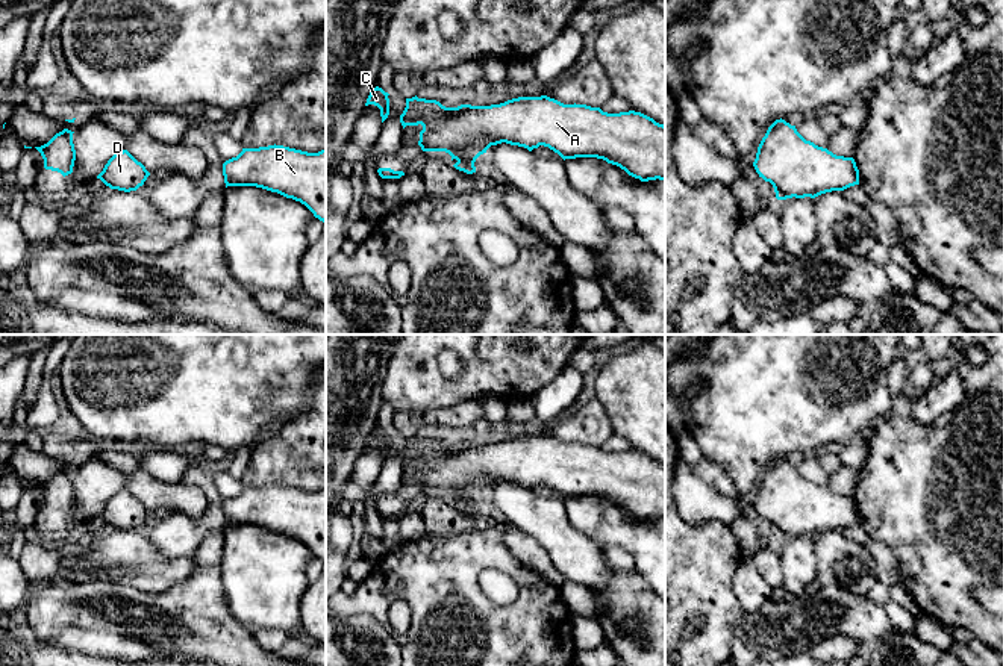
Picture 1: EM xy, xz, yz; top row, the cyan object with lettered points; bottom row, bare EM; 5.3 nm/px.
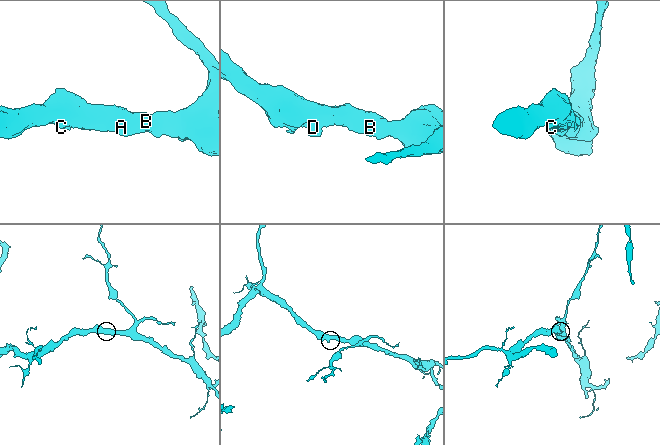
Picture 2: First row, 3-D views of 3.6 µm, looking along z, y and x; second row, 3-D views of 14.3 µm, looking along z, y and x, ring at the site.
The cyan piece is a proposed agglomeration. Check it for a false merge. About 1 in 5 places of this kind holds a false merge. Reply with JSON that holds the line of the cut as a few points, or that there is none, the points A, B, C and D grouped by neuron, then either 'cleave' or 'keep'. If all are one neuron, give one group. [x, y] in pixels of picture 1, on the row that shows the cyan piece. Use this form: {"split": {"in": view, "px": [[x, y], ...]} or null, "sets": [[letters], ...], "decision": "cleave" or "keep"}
{"split": null, "sets": [["A", "B", "C", "D"]], "decision": "keep"}

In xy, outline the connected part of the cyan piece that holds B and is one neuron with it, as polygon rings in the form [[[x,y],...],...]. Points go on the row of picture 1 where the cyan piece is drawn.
[[[283,145],[242,148],[242,151],[223,163],[227,186],[256,186],[277,192],[305,204],[315,218],[326,224],[326,150],[308,153]]]

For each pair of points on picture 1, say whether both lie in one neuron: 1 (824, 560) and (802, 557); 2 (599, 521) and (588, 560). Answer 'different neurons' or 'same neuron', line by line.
1: different neurons
2: different neurons

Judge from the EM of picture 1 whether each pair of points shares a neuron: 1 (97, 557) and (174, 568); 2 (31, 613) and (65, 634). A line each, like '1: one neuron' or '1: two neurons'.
1: one neuron
2: two neurons

